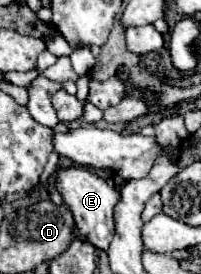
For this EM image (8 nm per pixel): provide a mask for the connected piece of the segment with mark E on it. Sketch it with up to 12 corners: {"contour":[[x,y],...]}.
{"contour":[[83,167],[55,187],[81,237],[105,251],[119,191]]}

